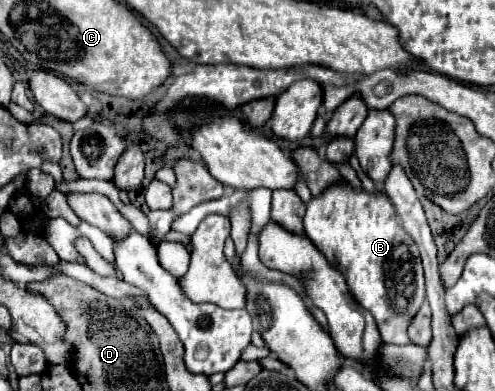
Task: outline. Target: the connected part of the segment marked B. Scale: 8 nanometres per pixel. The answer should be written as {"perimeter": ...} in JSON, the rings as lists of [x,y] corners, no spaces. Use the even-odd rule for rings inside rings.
{"perimeter":[[[343,180],[319,198],[311,198],[303,224],[317,250],[343,274],[353,298],[373,314],[383,342],[409,344],[407,328],[425,302],[425,280],[419,250],[403,230],[389,198],[355,192]]]}

